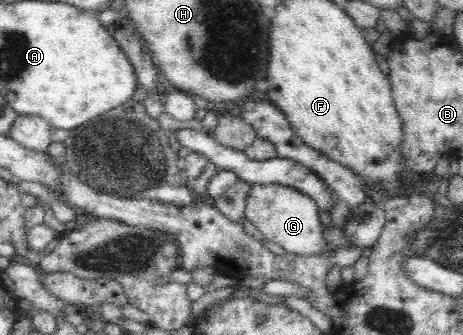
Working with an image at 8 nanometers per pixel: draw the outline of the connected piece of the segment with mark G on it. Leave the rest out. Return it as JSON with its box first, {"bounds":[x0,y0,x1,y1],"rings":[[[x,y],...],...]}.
{"bounds":[245,182,330,255],"rings":[[[256,182],[250,184],[250,192],[246,198],[245,218],[264,235],[268,241],[280,244],[288,253],[297,255],[318,255],[324,254],[330,244],[326,242],[324,228],[320,223],[320,208],[302,190],[276,184],[275,182]]]}

